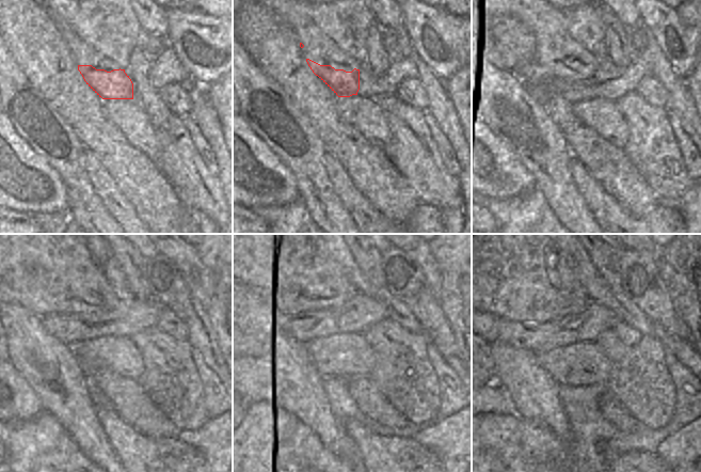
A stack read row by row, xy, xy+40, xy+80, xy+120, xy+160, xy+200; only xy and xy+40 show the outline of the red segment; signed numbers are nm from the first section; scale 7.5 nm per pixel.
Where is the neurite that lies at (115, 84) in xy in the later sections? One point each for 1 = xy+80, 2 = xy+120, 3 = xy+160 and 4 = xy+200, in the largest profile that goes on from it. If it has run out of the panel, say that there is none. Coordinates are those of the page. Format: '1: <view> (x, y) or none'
1: xy+80 (564, 72)
2: xy+120 (69, 305)
3: xy+160 (295, 288)
4: xy+200 (534, 288)

